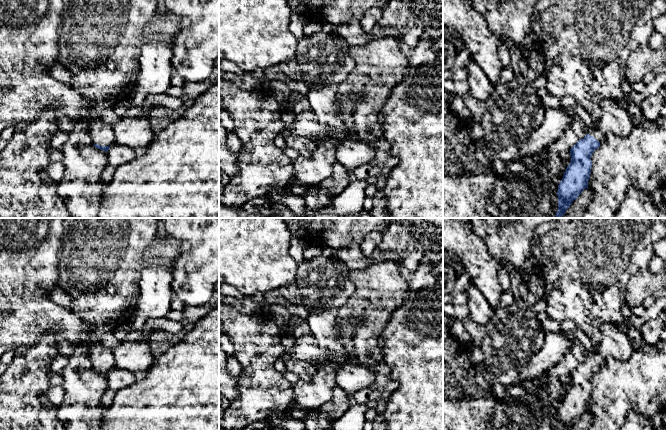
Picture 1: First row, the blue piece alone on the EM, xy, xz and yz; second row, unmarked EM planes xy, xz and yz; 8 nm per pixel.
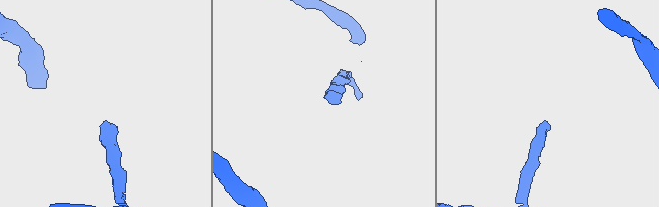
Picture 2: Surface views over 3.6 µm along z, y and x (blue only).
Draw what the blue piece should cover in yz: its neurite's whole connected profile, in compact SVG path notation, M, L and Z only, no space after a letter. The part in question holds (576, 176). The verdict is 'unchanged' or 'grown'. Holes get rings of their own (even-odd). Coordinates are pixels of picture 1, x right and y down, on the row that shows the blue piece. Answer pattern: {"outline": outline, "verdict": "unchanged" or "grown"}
{"outline": "M604 99L600 103L601 117L595 128L588 128L587 134L570 149L571 161L567 166L563 178L558 185L558 210L554 218L561 218L572 202L578 198L584 189L588 188L588 181L591 174L593 152L600 147L607 133L613 133L617 136L628 137L634 128L631 115L626 108L622 107L617 100Z", "verdict": "grown"}

